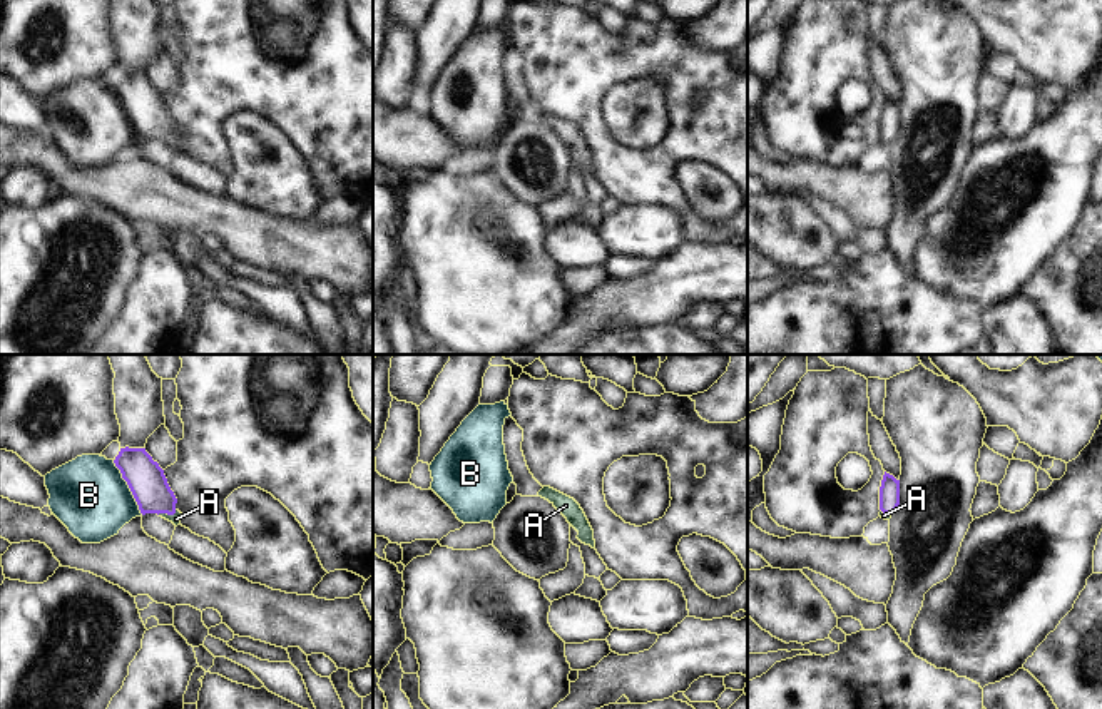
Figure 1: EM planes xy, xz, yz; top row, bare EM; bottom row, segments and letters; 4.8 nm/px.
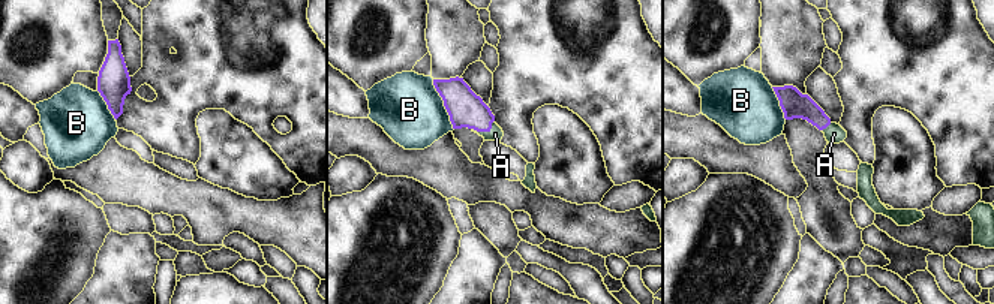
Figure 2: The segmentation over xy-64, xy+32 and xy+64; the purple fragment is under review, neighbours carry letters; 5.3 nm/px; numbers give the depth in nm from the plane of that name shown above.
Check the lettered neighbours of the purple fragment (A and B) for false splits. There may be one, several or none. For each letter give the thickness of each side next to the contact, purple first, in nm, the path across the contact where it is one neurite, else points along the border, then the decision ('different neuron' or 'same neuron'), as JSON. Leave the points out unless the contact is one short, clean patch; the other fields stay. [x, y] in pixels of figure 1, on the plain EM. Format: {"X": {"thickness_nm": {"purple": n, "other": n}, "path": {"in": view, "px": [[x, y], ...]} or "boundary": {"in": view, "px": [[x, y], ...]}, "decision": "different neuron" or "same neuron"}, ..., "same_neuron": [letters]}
{"A": {"thickness_nm": {"purple": 180, "other": 50}, "path": {"in": "xy", "px": [[146, 104], [166, 137], [176, 144]]}, "decision": "same neuron"}, "B": {"thickness_nm": {"purple": 180, "other": 360}, "boundary": {"in": "xy", "px": [[112, 86], [142, 139]]}, "decision": "different neuron"}, "same_neuron": ["A"]}

